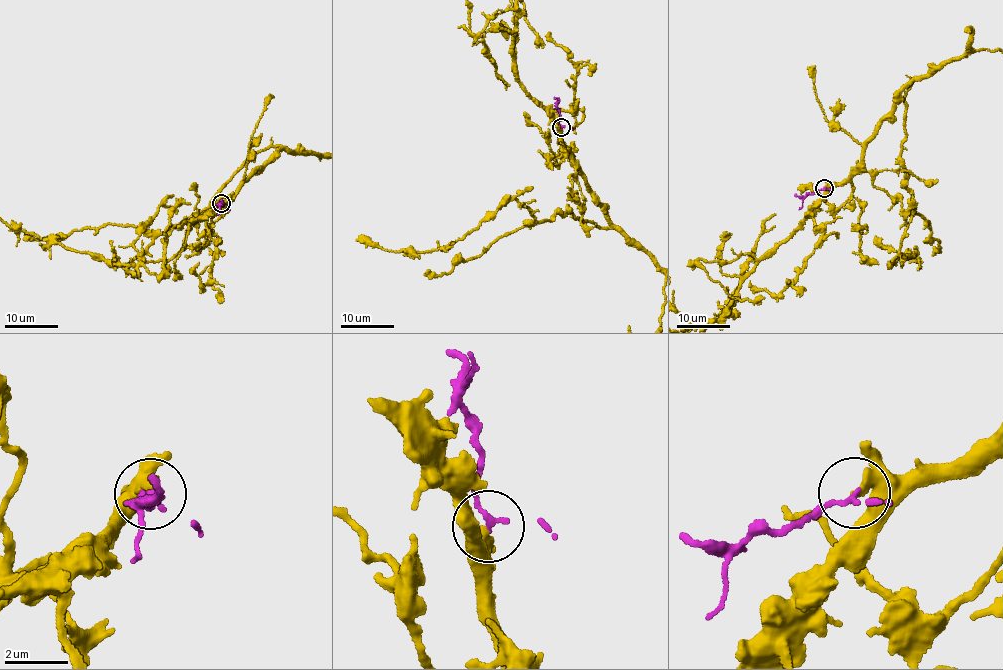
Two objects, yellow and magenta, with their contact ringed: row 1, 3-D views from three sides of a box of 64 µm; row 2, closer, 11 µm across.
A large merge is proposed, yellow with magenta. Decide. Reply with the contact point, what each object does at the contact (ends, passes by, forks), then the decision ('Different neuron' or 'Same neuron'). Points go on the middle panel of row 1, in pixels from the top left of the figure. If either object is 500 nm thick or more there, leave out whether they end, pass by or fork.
Place: (561, 127). At the ring yellow passes by. At the ring magenta ends. Different neuron

